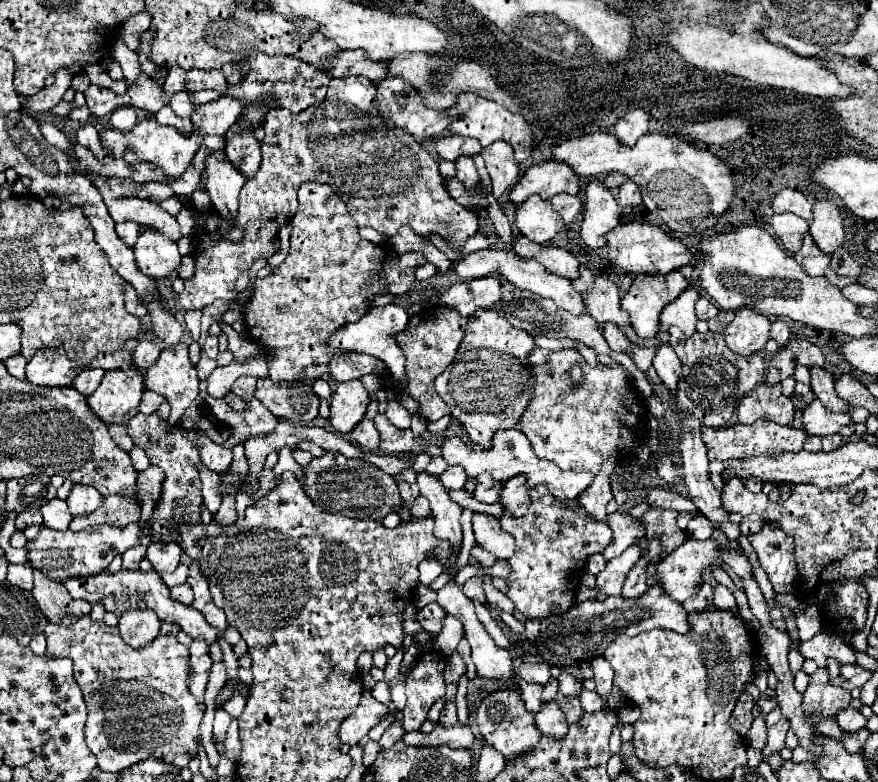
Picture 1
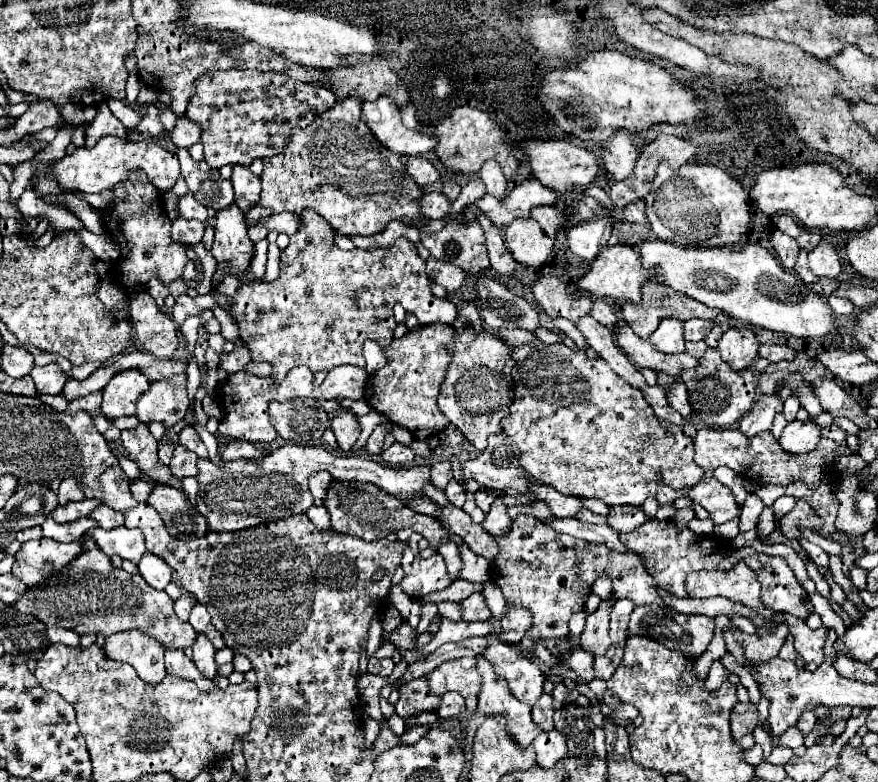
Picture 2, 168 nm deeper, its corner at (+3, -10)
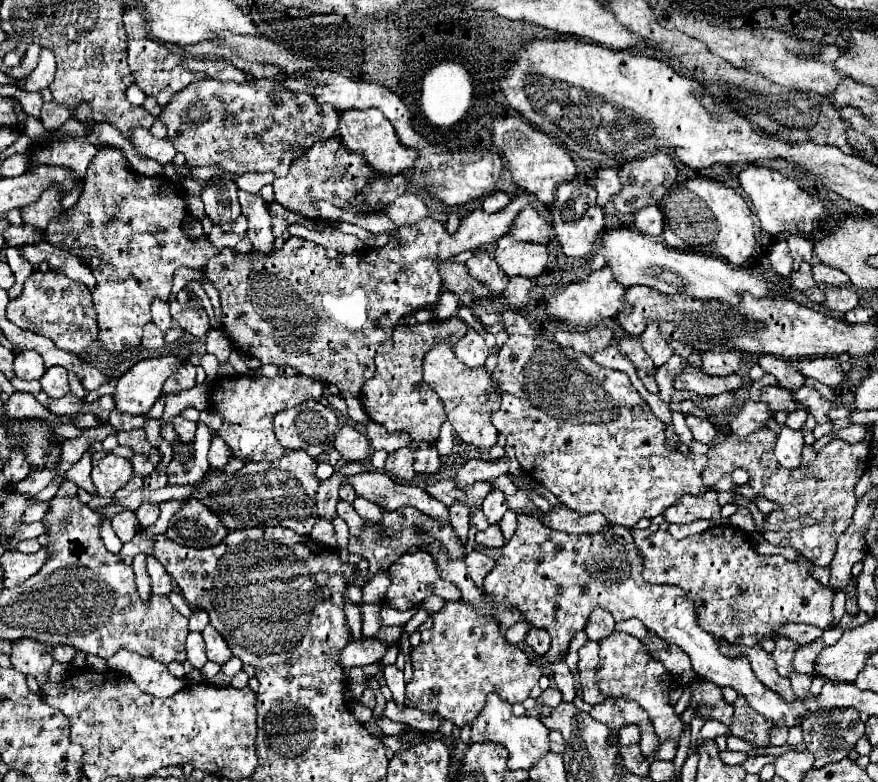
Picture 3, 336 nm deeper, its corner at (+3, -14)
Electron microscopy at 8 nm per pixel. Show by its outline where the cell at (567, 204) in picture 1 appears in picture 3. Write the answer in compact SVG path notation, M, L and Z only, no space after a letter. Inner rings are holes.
M527 205L515 219L509 235L519 241L535 241L535 243L549 243L549 225L537 213L535 207Z

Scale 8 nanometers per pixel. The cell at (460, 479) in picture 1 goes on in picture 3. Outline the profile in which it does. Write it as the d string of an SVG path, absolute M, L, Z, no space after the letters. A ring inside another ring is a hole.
M453 503L451 509L451 523L461 539L461 543L467 543L467 531L469 531L469 509L463 503Z

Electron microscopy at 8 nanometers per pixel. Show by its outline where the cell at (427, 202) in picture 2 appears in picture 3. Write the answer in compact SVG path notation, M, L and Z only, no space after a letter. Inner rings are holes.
M405 193L397 197L389 207L387 207L387 217L397 225L407 225L407 223L417 223L425 217L429 217L429 207L413 193Z

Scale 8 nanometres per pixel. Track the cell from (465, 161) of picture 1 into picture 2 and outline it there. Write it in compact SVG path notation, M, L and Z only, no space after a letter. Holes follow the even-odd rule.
M479 215L479 223L487 235L487 251L489 251L489 259L491 259L491 267L501 275L501 277L513 277L519 271L519 263L515 263L509 255L509 251L505 249L505 243L501 239L501 231L497 227L493 227L485 215Z

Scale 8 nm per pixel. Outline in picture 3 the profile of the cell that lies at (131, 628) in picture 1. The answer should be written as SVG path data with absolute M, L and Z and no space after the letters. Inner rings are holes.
M125 649L107 659L107 669L133 679L141 691L155 697L171 697L185 687L185 681L173 677L163 663Z

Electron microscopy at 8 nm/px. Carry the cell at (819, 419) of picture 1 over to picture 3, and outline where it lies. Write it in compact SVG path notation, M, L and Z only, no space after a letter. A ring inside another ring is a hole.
M787 425L783 427L783 431L777 435L777 445L775 445L775 457L777 461L787 467L787 469L795 469L801 465L801 449L805 447L803 435L801 431L789 429Z

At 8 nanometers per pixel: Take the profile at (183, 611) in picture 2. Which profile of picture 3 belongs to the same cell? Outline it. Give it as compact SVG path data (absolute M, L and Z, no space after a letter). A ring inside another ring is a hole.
M197 609L193 611L193 615L189 617L189 631L203 631L209 625L209 615L205 615L205 611Z

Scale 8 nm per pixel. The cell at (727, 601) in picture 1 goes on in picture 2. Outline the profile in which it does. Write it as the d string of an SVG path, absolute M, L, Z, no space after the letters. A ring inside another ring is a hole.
M779 625L775 633L769 633L769 635L763 635L763 637L747 635L747 633L741 633L741 631L733 631L733 635L745 647L745 659L759 665L759 663L767 663L769 659L779 655L779 649L783 647L783 643L789 635L789 627Z

